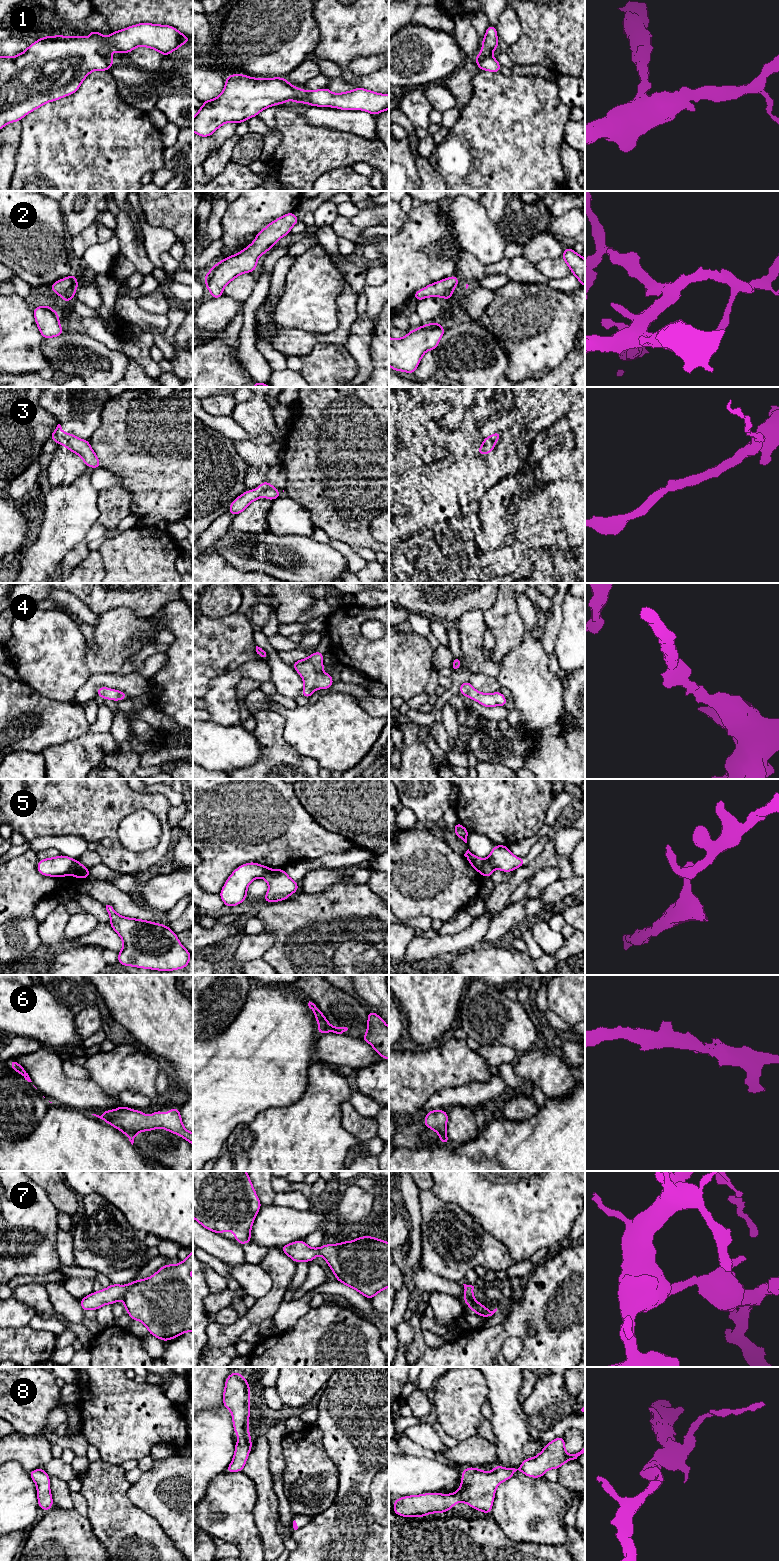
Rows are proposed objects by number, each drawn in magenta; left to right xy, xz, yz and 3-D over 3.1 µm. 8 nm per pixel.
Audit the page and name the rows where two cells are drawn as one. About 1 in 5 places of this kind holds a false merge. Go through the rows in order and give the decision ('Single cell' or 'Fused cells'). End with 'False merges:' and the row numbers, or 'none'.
1: Single cell
2: Single cell
3: Single cell
4: Single cell
5: Fused cells
6: Single cell
7: Single cell
8: Single cell
False merges: 5

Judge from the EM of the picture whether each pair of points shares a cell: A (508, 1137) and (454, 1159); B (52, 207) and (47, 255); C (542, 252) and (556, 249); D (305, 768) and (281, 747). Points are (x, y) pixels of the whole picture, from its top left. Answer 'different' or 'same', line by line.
A: different
B: same
C: same
D: same

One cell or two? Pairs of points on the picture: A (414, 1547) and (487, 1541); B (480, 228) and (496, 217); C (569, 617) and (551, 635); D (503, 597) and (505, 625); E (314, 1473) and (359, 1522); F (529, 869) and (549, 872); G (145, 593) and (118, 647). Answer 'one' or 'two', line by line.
A: one
B: two
C: two
D: one
E: two
F: two
G: two

